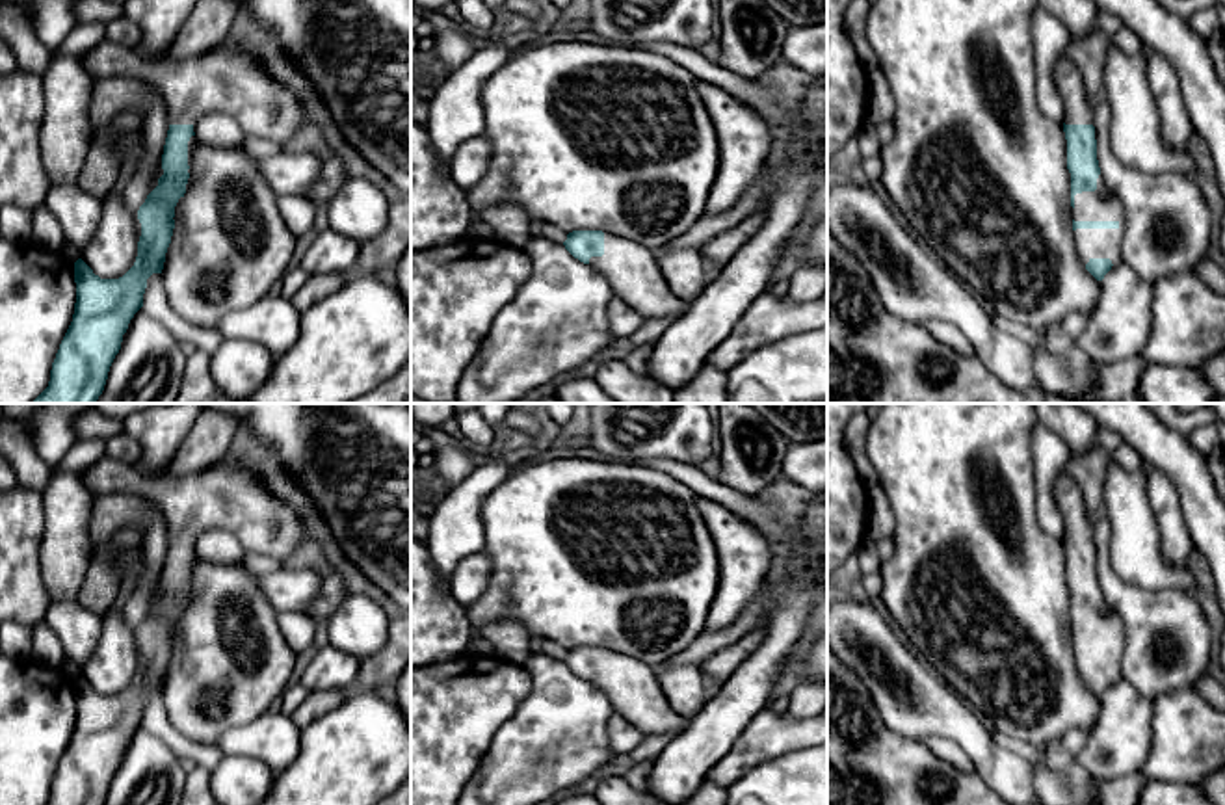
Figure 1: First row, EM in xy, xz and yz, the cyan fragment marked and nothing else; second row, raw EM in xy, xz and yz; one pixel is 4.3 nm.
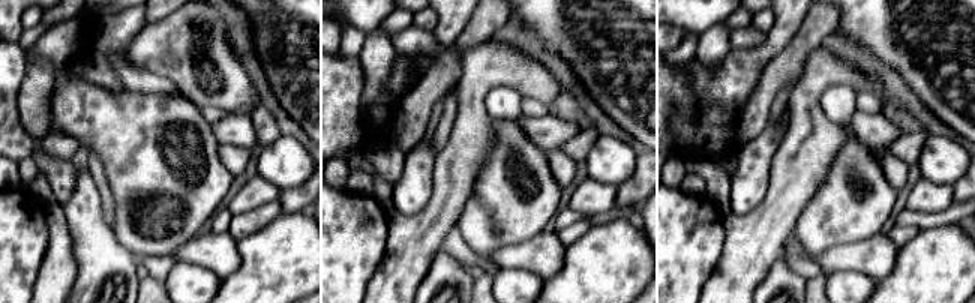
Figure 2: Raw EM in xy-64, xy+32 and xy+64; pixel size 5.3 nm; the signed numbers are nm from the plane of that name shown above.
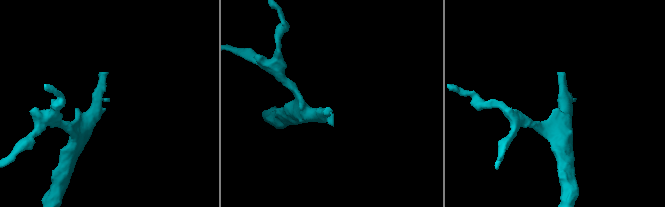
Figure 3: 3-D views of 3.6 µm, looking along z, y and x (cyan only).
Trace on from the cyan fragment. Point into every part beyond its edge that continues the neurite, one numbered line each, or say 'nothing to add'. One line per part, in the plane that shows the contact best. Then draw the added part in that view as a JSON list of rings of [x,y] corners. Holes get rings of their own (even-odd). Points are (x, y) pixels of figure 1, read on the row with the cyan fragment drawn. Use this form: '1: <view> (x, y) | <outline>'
1: yz (1101, 205) | [[[1102,175],[1097,178],[1095,191],[1074,195],[1074,221],[1117,221],[1117,229],[1076,229],[1074,247],[1082,264],[1091,258],[1110,258],[1113,266],[1123,262],[1125,206],[1108,190]]]

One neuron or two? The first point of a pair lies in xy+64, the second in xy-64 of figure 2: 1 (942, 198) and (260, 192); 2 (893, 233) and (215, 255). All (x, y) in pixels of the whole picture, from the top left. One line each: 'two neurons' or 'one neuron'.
1: one neuron
2: two neurons

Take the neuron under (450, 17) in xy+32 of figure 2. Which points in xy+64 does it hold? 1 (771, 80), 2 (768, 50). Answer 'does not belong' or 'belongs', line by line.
1: does not belong
2: belongs

